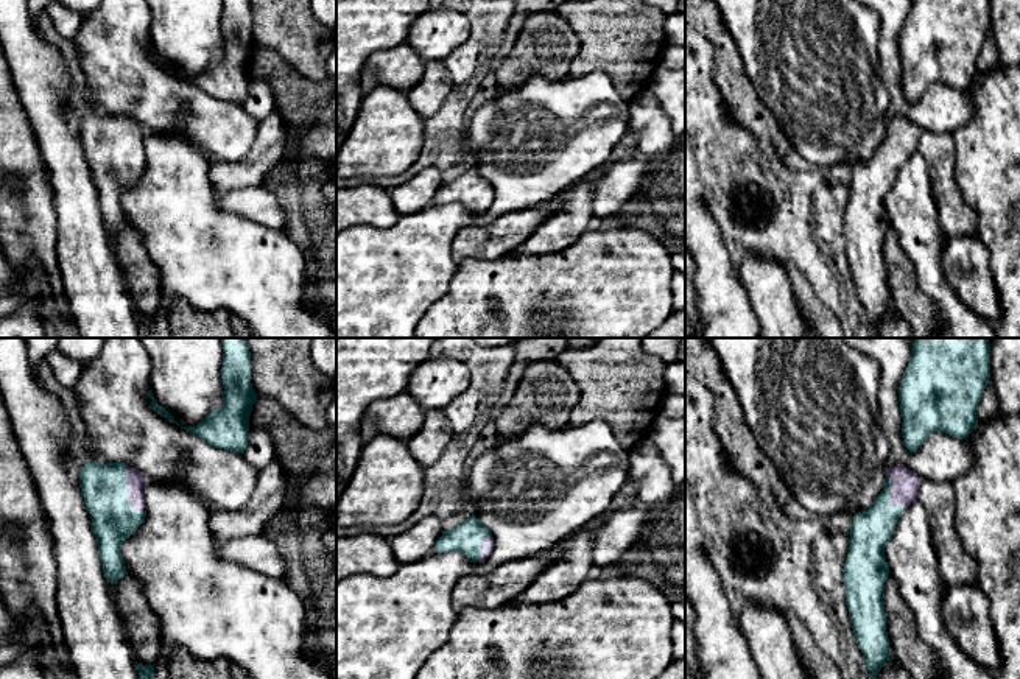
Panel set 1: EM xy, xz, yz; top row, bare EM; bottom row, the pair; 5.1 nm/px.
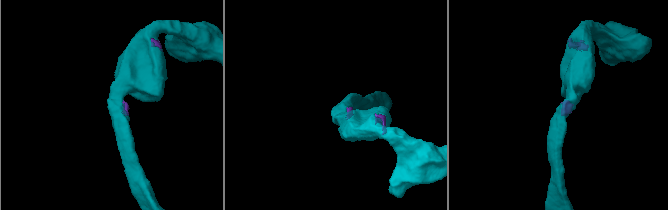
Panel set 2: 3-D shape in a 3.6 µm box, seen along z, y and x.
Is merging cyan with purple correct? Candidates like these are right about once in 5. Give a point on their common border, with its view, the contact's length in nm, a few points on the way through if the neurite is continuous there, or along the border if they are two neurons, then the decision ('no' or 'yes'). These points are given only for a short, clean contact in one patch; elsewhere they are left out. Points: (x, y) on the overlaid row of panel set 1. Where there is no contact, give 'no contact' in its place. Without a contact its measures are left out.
xy (126, 492) | 260 nm | yes

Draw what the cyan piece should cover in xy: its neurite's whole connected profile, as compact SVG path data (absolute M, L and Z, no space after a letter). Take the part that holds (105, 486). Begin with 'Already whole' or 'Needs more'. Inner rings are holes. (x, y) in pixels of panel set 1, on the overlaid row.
Needs more. M87 463L81 467L79 487L92 519L93 534L107 582L128 575L123 542L143 523L145 477L125 463Z

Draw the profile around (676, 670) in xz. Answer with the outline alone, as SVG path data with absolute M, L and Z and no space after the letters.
M685 657L681 660L673 660L656 679L685 679Z

